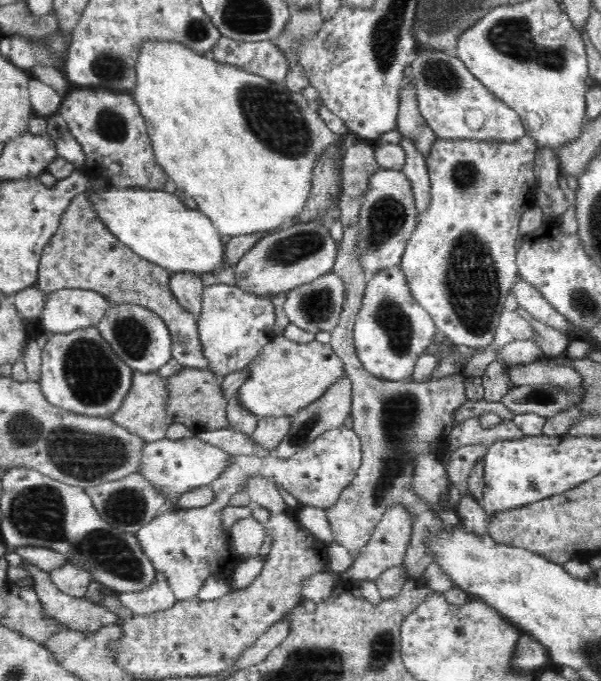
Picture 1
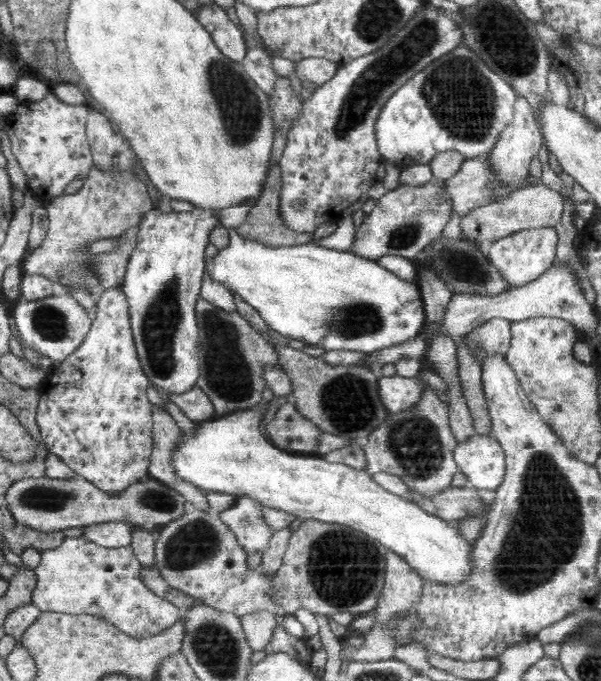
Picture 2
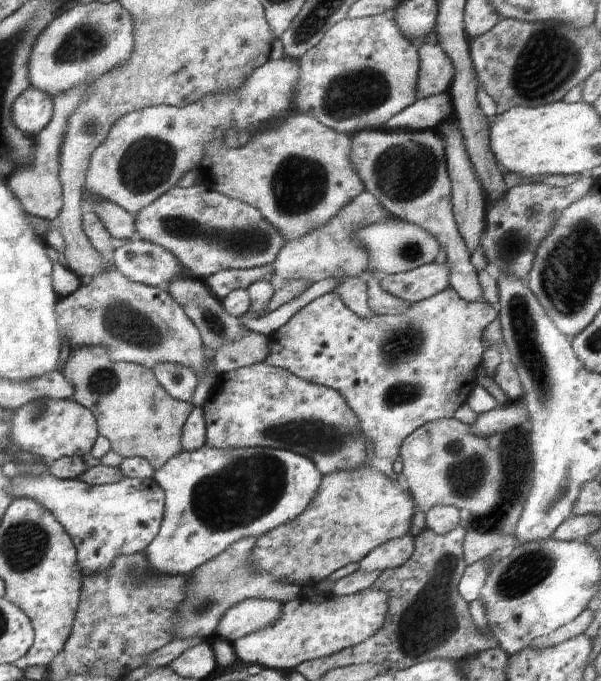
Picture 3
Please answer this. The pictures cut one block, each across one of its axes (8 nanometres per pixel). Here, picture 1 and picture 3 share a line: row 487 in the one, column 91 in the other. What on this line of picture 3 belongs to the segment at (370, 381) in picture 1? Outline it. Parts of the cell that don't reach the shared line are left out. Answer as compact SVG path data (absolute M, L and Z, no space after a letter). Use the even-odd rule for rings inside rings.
M78 346L78 348L72 348L70 350L70 354L67 358L66 364L61 372L62 375L65 376L66 380L74 386L74 394L72 394L72 399L74 399L78 404L82 406L88 407L94 413L94 418L96 418L96 424L98 429L99 436L104 436L110 442L111 450L120 454L122 458L130 458L130 457L141 457L144 460L148 461L155 470L160 470L166 462L170 460L170 458L174 458L176 454L180 454L182 452L182 428L188 415L192 412L193 406L190 402L184 402L181 400L174 400L162 386L158 380L156 380L156 376L154 376L154 372L152 369L143 367L142 365L130 362L114 362L113 358L109 354L109 351L106 350L104 346Z

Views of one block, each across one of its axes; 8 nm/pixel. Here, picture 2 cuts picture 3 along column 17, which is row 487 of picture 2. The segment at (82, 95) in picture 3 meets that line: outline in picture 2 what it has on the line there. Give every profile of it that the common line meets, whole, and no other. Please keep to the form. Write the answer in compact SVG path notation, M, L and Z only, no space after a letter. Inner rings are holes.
M153 406L153 454L148 475L176 490L198 510L213 512L204 494L206 491L181 480L171 466L174 446L182 438L177 422L165 408Z

